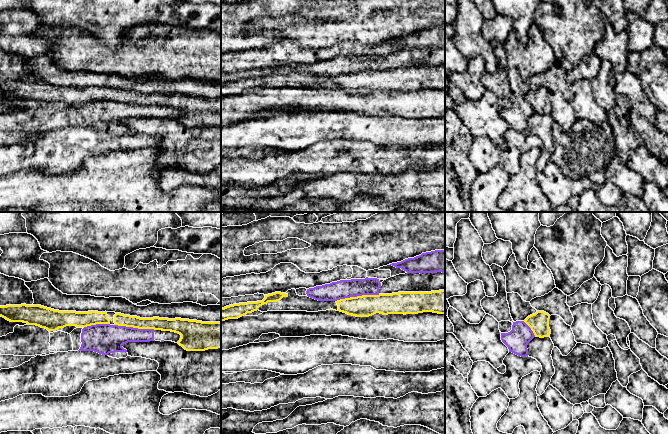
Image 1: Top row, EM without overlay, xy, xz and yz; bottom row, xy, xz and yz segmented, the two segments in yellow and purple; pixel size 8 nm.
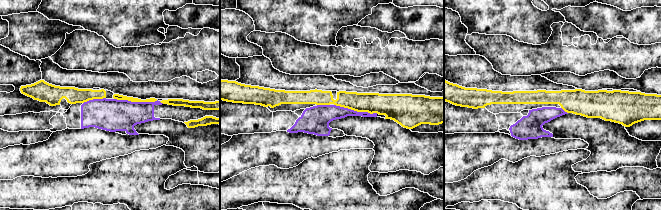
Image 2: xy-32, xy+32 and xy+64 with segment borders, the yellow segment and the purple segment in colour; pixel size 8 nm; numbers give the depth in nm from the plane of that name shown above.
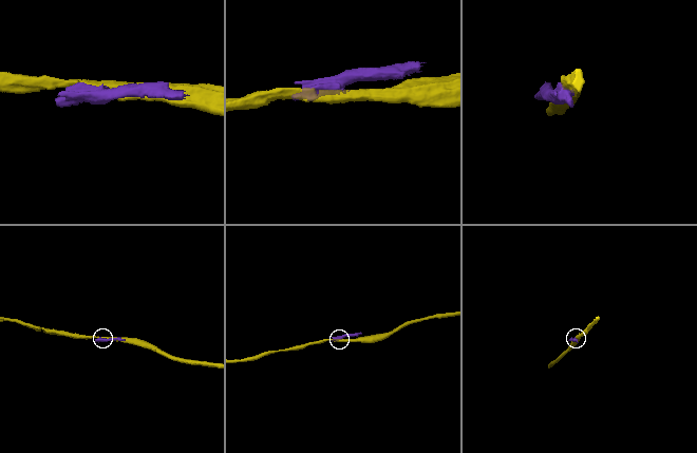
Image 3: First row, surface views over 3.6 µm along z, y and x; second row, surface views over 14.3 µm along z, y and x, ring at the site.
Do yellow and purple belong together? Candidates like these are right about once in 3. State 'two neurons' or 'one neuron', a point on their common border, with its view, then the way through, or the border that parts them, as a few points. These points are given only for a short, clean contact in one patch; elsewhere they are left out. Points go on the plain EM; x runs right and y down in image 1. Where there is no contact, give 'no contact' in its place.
two neurons | xz (357, 72)

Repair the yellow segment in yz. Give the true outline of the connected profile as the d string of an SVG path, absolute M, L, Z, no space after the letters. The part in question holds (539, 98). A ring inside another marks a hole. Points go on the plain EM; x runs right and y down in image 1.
M537 87L528 92L524 98L531 104L535 113L549 113L551 106L549 104L550 91L544 87Z

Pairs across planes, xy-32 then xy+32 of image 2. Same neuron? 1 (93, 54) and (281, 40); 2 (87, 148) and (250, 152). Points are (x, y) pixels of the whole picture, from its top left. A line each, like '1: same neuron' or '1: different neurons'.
1: same neuron
2: same neuron

